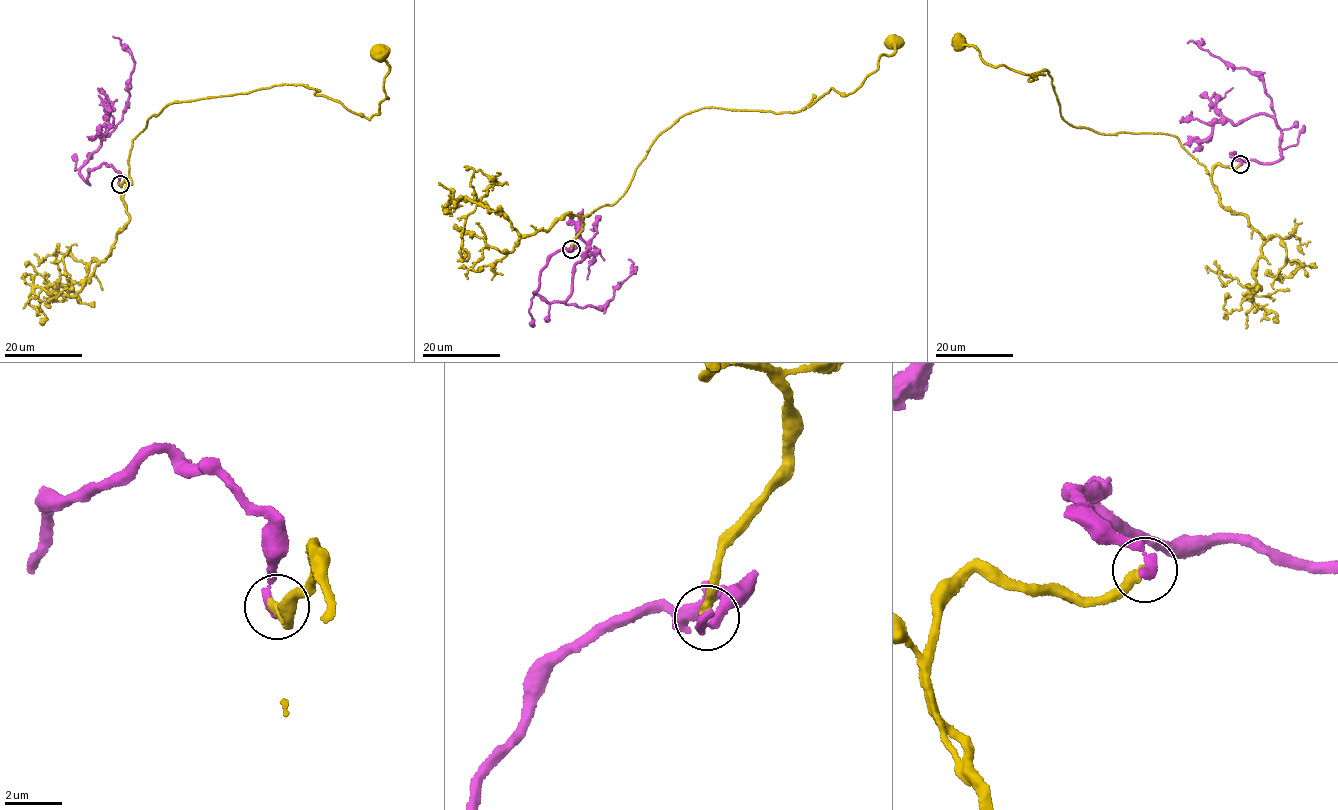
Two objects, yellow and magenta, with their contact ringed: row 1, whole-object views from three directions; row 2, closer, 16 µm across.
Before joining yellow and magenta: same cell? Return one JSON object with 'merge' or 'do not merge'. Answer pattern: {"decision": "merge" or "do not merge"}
{"decision": "do not merge"}

